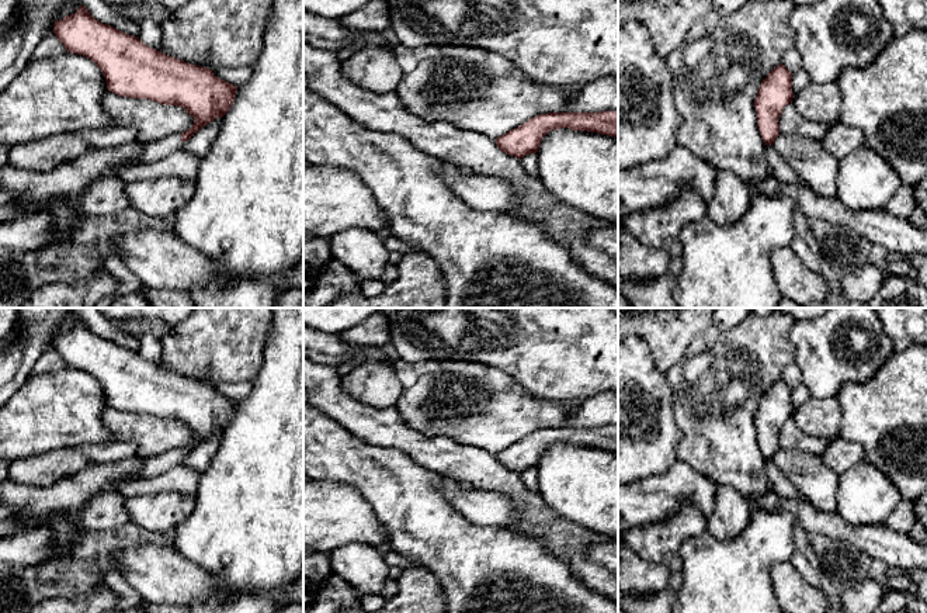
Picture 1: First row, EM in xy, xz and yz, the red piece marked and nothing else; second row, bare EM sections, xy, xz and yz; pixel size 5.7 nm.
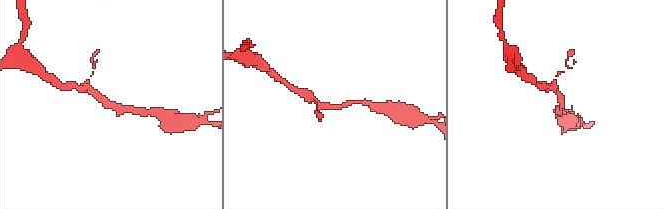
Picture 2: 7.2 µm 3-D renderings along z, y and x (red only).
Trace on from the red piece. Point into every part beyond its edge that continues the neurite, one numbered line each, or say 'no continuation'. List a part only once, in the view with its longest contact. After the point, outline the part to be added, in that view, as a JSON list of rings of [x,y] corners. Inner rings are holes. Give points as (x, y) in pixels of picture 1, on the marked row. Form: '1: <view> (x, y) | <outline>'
1: xy (159, 149) | [[[181,132],[146,143],[138,163],[149,164],[177,152],[184,146]]]

